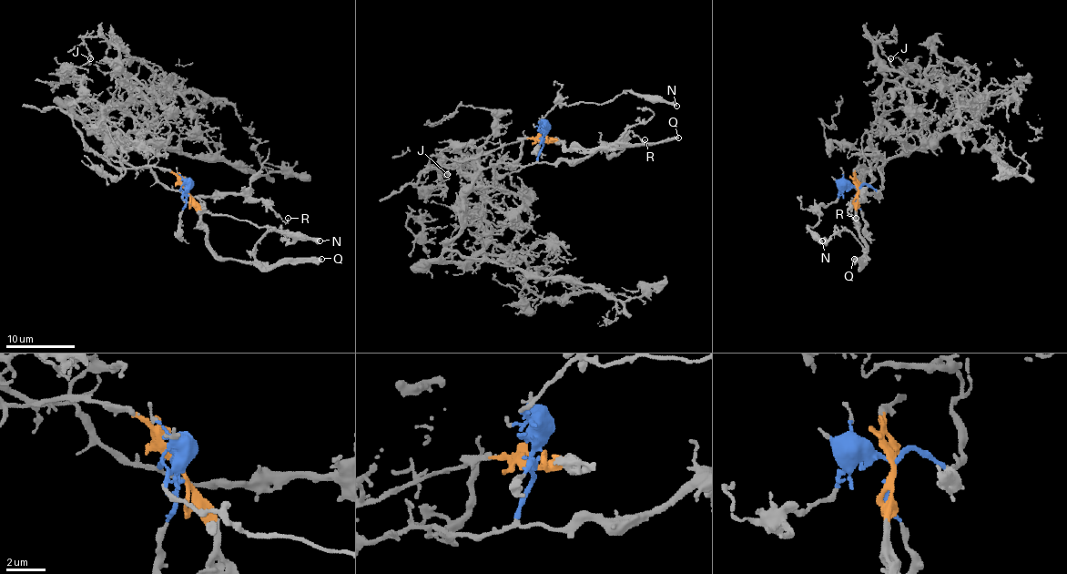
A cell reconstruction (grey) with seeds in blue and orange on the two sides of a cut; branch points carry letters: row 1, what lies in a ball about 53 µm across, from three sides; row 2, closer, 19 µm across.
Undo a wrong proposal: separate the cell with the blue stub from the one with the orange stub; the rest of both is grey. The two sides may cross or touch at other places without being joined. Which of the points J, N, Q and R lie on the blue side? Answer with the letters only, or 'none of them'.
J, N, R

